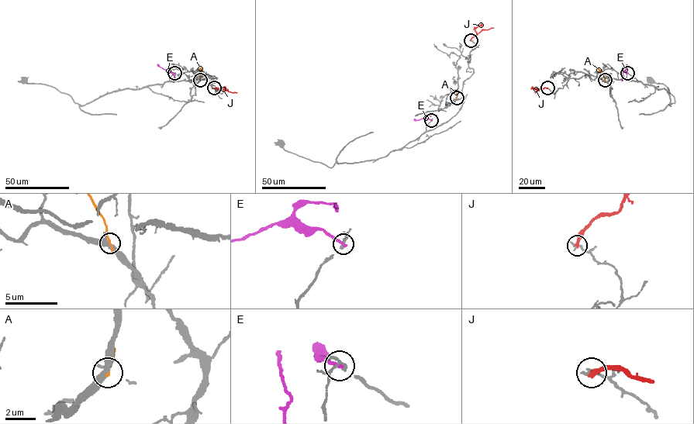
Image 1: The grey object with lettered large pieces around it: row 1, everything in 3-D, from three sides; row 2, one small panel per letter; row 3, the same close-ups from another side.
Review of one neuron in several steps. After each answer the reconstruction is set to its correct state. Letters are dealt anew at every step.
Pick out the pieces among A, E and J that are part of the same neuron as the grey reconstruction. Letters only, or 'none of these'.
none of these

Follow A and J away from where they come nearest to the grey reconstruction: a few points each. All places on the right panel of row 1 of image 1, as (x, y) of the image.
A: (605, 80), (595, 67)
J: (547, 87), (535, 93)

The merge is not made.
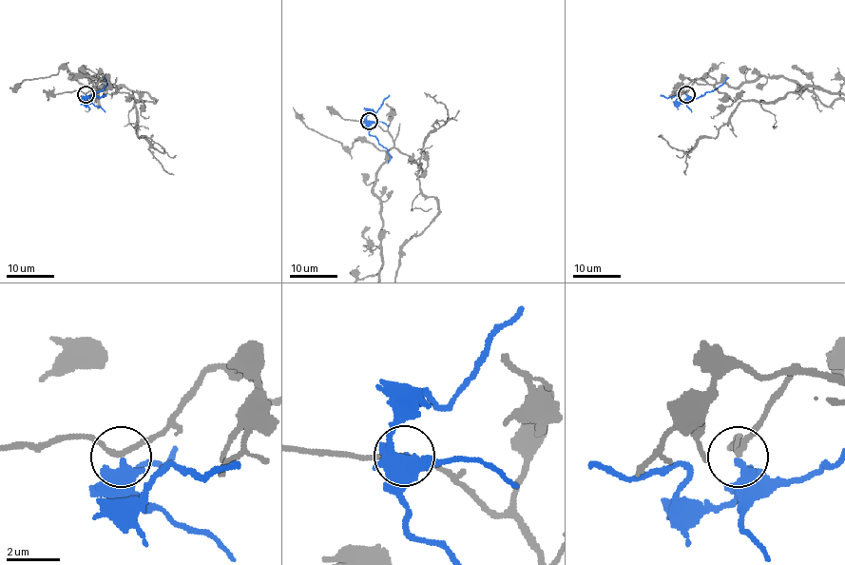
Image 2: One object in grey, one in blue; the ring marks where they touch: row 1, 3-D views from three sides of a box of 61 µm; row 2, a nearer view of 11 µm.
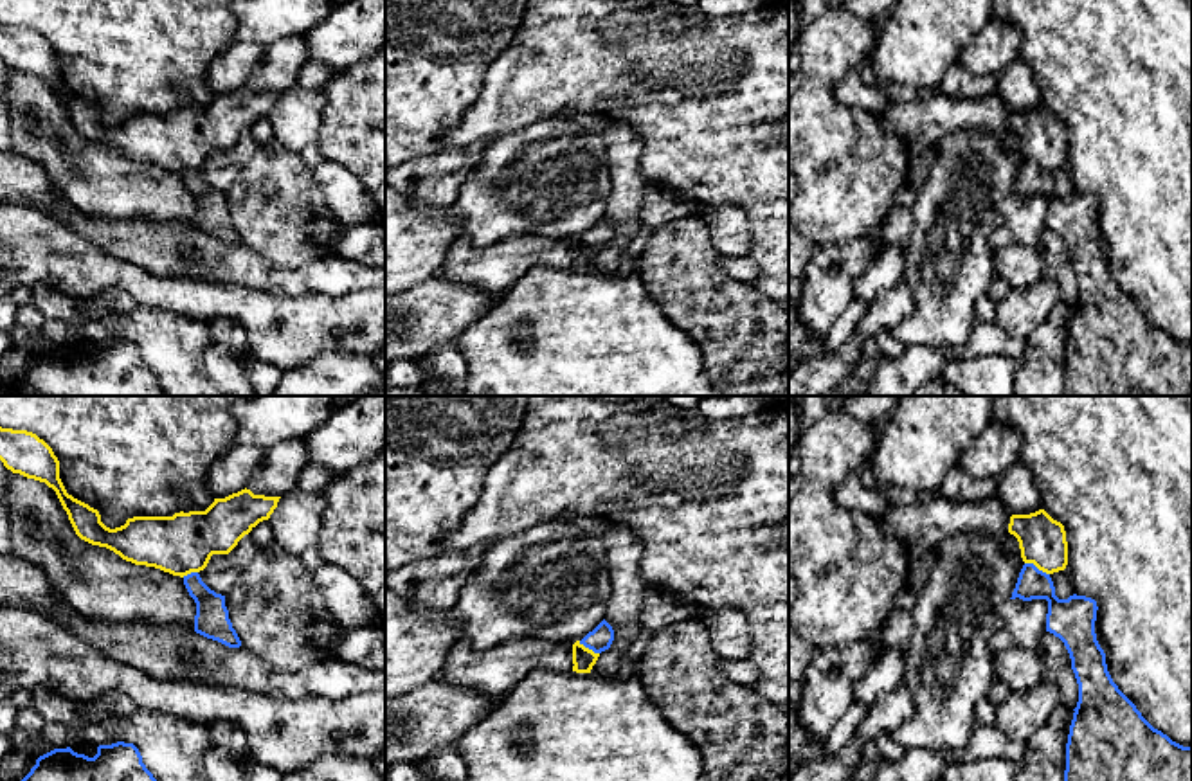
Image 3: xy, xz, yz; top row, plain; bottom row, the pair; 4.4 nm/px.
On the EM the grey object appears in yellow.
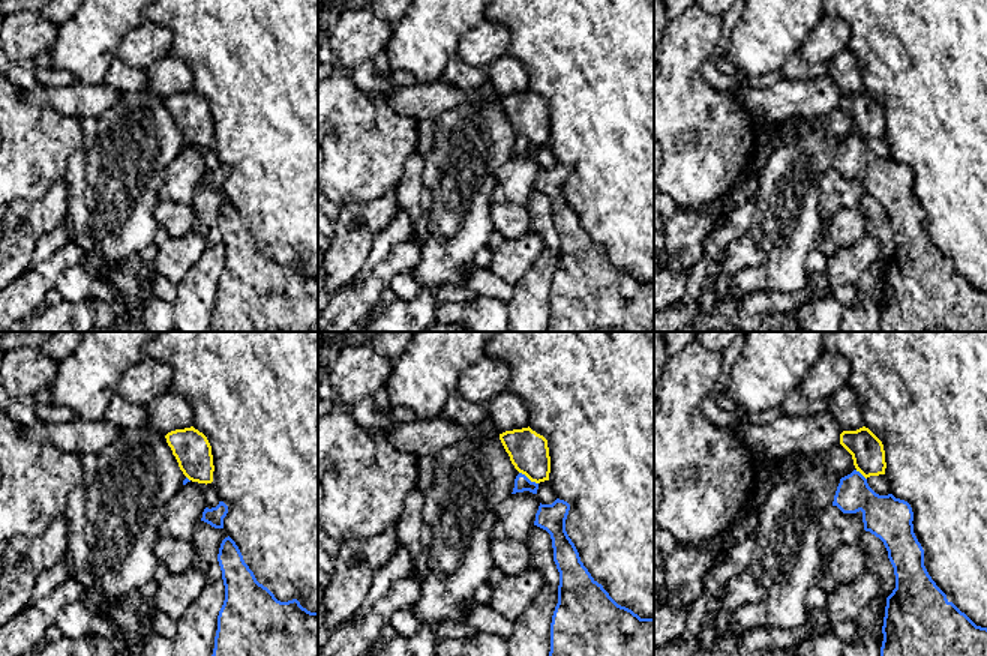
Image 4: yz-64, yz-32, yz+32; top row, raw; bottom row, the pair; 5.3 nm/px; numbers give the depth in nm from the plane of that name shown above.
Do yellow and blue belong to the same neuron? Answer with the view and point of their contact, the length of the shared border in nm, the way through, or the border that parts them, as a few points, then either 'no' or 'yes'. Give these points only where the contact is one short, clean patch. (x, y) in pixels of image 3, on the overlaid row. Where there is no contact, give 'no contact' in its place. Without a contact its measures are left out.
meets yellow in yz at (1038, 567); contact 130 nm long; border along yz (1025, 562), (1048, 574); no

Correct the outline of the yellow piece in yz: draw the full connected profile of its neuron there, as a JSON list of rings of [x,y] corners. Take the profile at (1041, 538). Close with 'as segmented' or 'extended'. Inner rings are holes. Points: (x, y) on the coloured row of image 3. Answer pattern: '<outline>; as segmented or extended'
[[[1044,509],[1030,515],[1012,515],[1008,533],[1017,538],[1025,563],[1034,563],[1046,574],[1066,569],[1068,542],[1064,525]]]; as segmented

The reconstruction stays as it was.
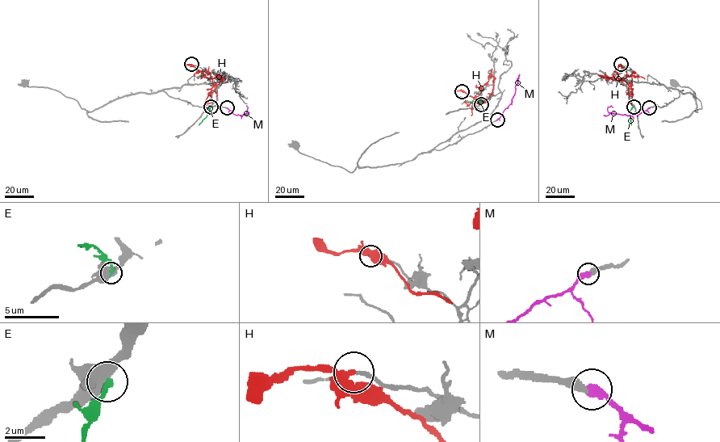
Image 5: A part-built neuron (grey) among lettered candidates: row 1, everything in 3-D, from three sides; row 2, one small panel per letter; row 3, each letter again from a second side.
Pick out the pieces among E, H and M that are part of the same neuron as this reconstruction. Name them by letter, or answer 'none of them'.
M

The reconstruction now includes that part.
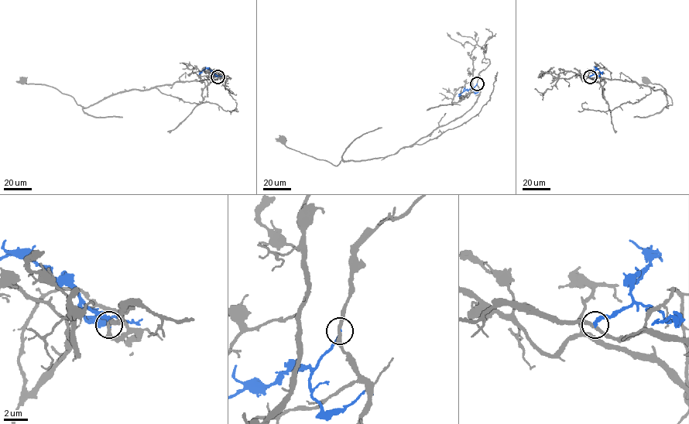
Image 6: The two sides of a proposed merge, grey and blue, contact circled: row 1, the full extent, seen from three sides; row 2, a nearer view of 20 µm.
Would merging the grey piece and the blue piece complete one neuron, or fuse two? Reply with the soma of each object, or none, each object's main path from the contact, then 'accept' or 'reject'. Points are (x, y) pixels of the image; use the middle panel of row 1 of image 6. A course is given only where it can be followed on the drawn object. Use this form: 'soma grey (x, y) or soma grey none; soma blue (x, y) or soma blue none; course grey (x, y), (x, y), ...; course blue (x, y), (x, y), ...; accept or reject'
soma grey (282, 139); soma blue none; course grey (477, 83), (479, 95), (470, 109), (409, 146), (385, 157), (341, 160), (334, 165), (288, 148), (282, 138); course blue (477, 83), (458, 96); reject

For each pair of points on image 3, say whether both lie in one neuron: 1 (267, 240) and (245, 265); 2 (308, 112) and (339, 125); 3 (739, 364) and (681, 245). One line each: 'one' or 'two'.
1: two
2: two
3: one

